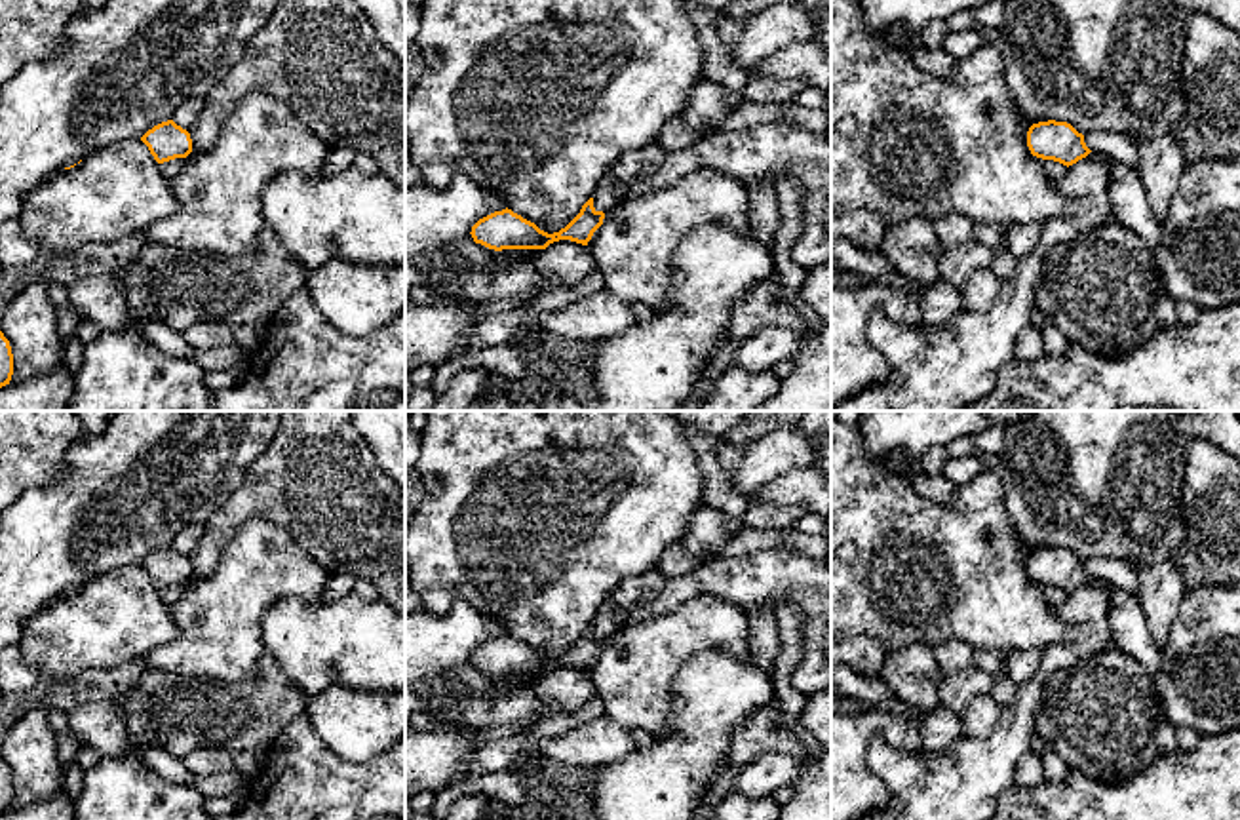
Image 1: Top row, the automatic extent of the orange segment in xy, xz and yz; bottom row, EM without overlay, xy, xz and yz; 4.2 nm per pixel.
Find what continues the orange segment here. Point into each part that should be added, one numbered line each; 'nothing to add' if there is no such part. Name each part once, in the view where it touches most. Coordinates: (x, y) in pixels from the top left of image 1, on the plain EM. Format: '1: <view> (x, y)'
nothing to add

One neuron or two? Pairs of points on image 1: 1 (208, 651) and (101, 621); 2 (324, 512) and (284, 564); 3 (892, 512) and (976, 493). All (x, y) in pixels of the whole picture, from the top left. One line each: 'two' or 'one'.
1: two
2: two
3: one

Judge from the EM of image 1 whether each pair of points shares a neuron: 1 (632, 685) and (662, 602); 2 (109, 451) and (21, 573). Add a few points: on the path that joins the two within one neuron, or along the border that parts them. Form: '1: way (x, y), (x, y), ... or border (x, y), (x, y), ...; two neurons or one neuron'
1: border (700, 598), (691, 598), (670, 611), (615, 626); two neurons
2: way (96, 482), (73, 508), (71, 520), (48, 543); one neuron

